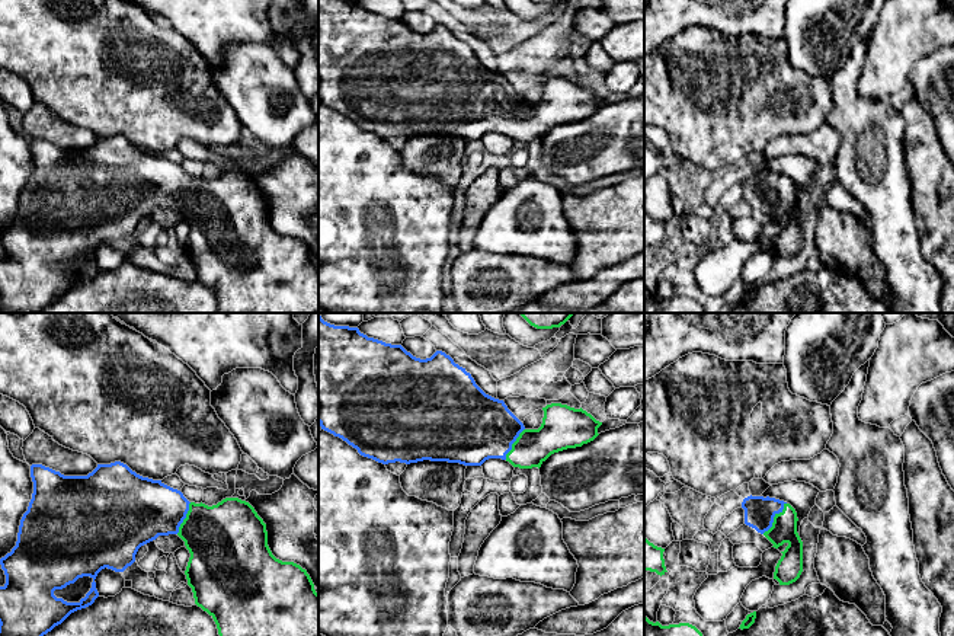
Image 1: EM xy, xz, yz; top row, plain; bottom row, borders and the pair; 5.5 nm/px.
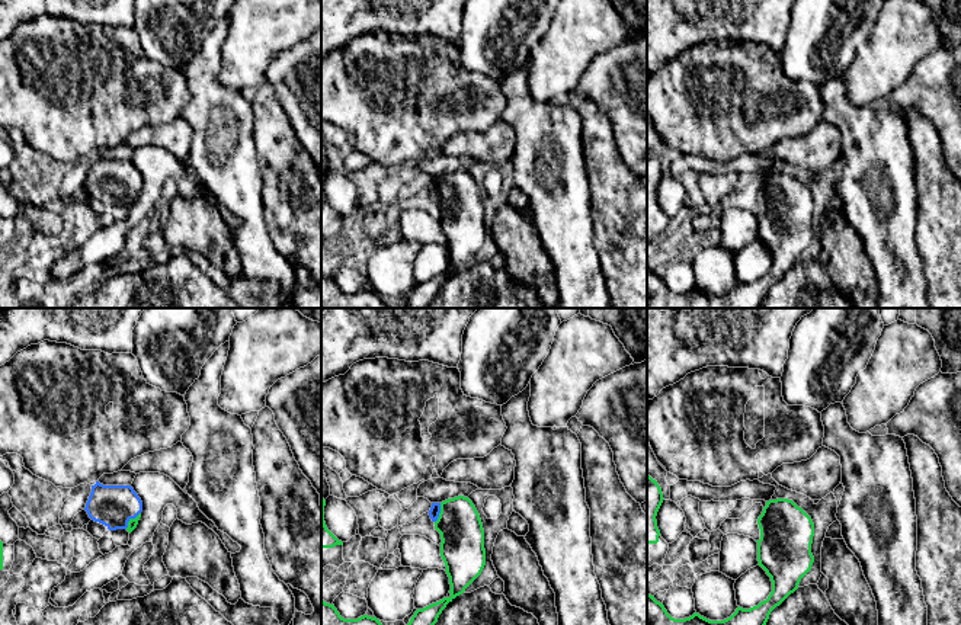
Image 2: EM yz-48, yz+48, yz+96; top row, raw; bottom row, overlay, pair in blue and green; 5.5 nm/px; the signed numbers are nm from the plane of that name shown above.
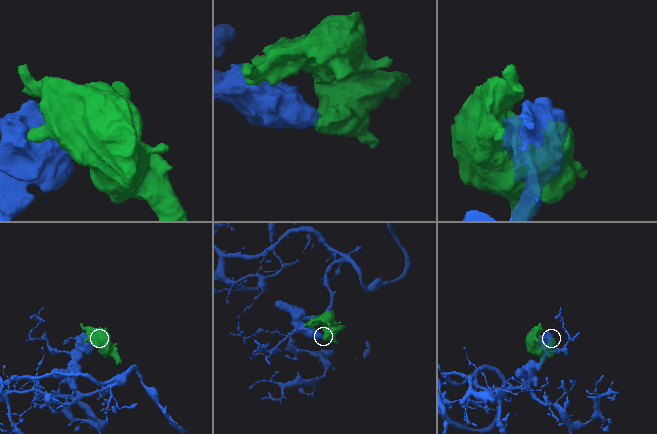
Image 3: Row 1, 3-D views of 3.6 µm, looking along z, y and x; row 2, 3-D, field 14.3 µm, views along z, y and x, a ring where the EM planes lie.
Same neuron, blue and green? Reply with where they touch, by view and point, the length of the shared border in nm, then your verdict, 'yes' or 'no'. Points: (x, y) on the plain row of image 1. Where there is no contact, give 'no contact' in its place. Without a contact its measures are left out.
contact yz (772, 192); length 220 nm; yes

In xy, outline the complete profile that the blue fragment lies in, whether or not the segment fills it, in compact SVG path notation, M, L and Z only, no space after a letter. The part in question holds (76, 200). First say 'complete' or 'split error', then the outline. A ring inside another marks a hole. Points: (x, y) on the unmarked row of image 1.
split error; M42 138L31 140L33 167L19 199L16 220L0 233L6 258L0 261L0 313L41 313L71 287L86 282L99 271L97 247L108 242L124 246L135 236L138 223L159 210L177 208L191 227L185 249L195 278L215 295L220 313L318 313L318 268L300 239L276 233L268 220L266 198L254 182L238 172L217 179L189 176L183 167L161 154L143 151L127 138L97 138L87 150L64 150ZM79 252L93 253L90 265L79 277L54 269Z

